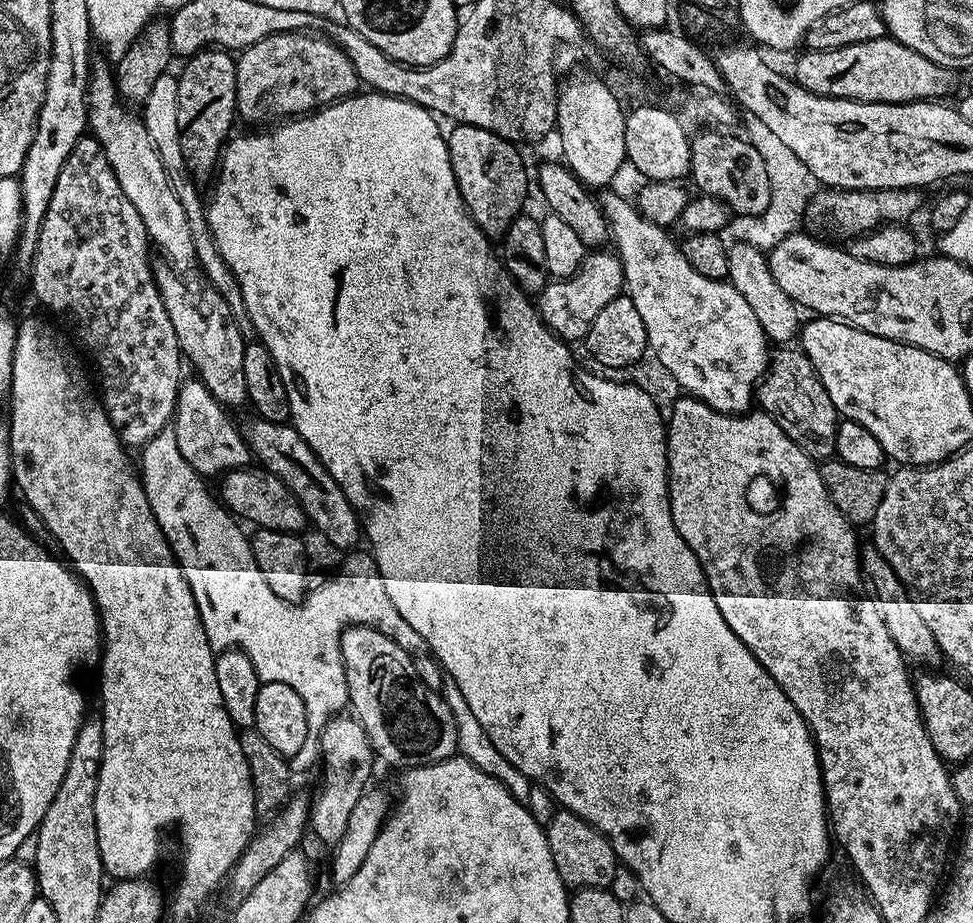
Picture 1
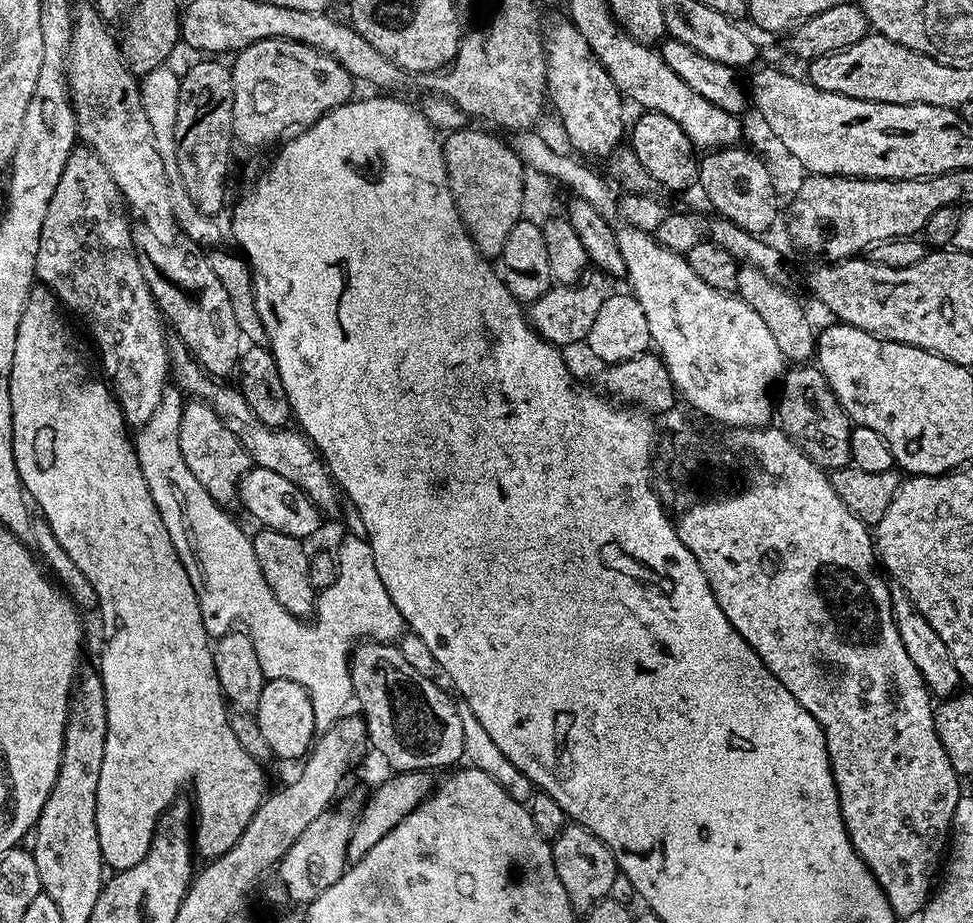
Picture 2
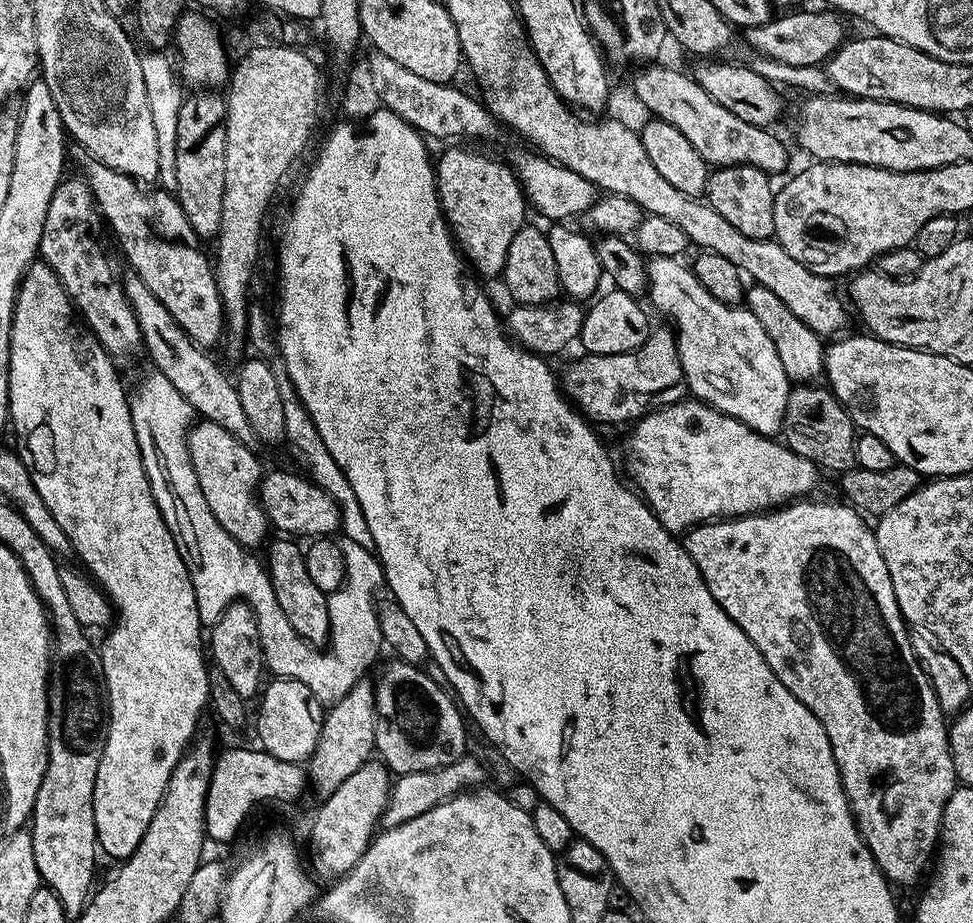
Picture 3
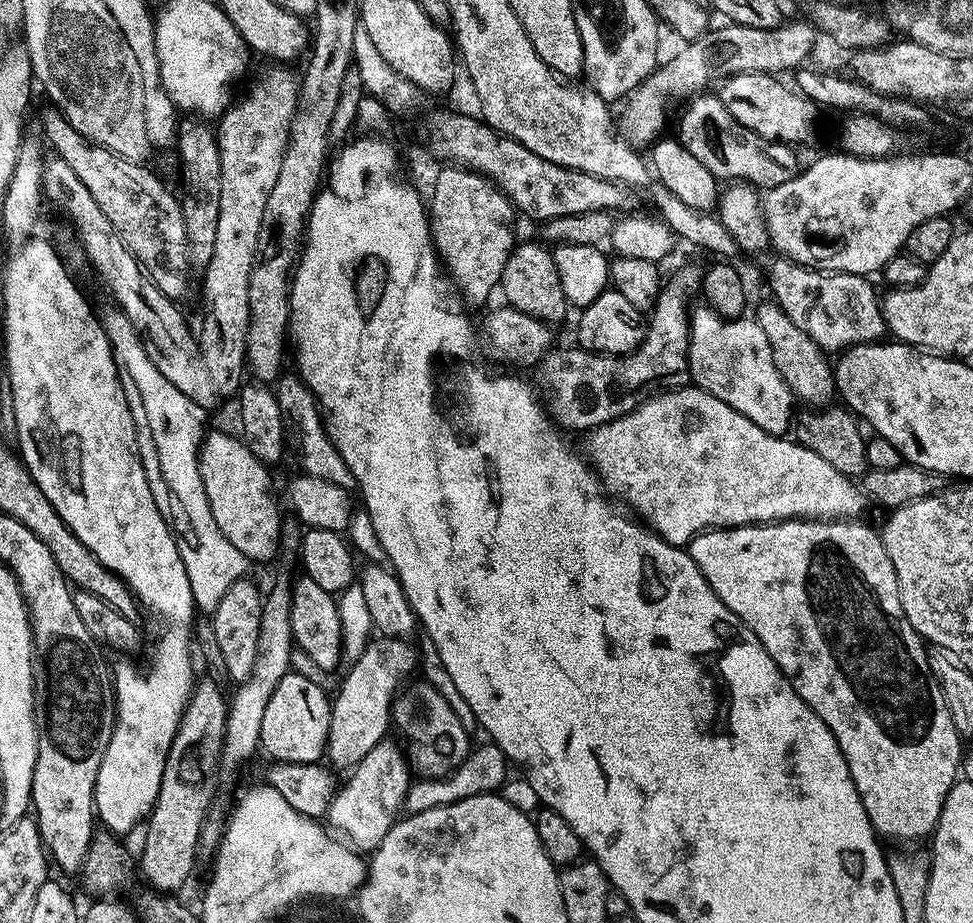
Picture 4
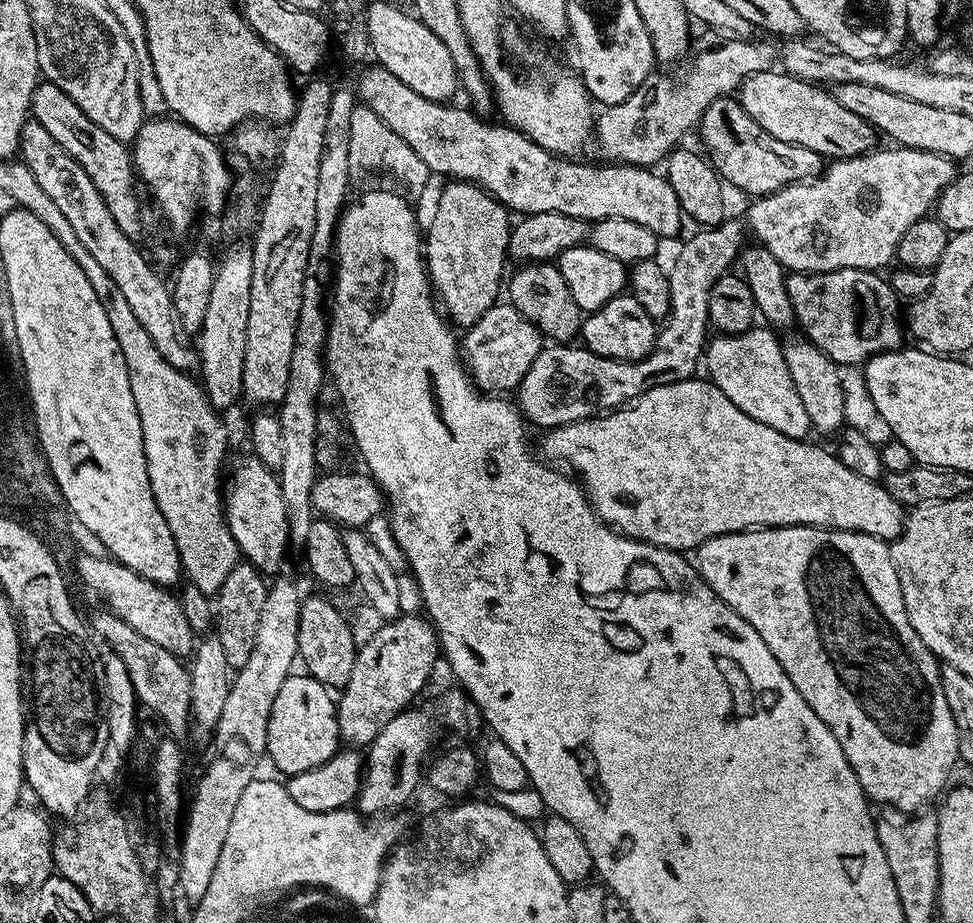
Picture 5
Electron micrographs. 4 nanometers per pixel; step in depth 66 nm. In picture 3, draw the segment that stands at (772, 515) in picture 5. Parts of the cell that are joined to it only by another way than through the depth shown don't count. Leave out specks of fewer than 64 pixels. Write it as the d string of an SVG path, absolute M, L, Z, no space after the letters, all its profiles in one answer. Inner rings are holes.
M685 398L682 400L679 400L676 404L667 404L665 408L658 408L655 412L650 412L648 415L643 416L641 420L635 421L631 425L632 433L628 436L628 472L626 468L626 476L629 481L634 485L637 492L640 493L641 496L644 497L644 501L646 501L652 508L653 514L656 515L658 518L658 522L662 522L662 526L664 529L668 532L671 532L673 534L684 534L687 533L689 528L696 527L697 524L703 524L705 522L715 522L721 518L735 518L737 516L751 516L753 512L767 512L773 508L778 508L786 504L791 504L793 501L795 501L797 498L808 498L813 495L812 492L816 488L816 483L819 482L820 476L822 477L821 469L816 467L816 463L812 460L807 460L806 458L802 458L798 455L797 452L792 451L791 448L788 447L787 444L781 442L779 439L776 438L769 438L766 436L763 436L762 434L758 434L757 432L752 431L752 428L750 426L746 426L742 422L738 422L734 417L727 416L726 414L722 414L717 410L716 408L710 407L709 404L703 404L701 400L695 399L695 398Z

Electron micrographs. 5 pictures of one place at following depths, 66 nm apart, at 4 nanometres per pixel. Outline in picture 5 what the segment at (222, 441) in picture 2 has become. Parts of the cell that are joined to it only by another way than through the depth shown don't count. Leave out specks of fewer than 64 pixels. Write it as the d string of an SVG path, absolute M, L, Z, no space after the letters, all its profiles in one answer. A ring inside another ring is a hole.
M245 456L232 472L232 481L228 484L228 492L226 488L226 499L222 504L222 516L234 542L240 547L241 557L261 572L272 574L283 562L284 551L290 548L286 502L282 498L279 475L255 456Z

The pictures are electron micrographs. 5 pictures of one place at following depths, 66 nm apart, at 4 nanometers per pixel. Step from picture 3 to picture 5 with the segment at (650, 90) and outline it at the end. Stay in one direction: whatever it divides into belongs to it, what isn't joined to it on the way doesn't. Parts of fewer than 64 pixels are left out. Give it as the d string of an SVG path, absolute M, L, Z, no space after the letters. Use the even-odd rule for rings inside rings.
M736 98L713 102L700 117L699 132L704 139L703 151L712 167L720 173L723 183L733 184L748 198L769 196L791 184L811 180L822 171L822 158L814 150L790 142L778 142L778 138L766 134L766 130L746 114Z

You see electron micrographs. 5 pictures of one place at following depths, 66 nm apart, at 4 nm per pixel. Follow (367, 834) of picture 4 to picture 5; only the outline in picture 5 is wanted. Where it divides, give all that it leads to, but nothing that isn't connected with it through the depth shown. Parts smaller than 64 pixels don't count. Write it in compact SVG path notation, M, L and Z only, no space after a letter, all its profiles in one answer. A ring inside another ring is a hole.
M409 707L390 718L390 722L382 726L378 738L374 738L367 749L364 782L360 785L358 797L361 813L387 813L384 812L387 808L396 808L406 803L415 794L416 787L422 784L422 773L429 759L428 751L436 740L436 716L424 708L416 707Z

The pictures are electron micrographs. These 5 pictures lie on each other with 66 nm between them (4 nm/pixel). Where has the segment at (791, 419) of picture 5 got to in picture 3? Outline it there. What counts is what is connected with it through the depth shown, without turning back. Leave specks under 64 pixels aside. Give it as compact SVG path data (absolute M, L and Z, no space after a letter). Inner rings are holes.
M670 256L651 257L646 264L648 270L646 296L647 299L652 299L653 306L656 307L662 315L672 316L673 322L671 321L671 323L674 325L676 345L678 346L678 358L682 362L682 374L684 375L684 383L687 391L691 393L695 399L701 400L703 404L709 404L710 407L716 408L722 414L732 416L738 422L750 426L752 431L769 438L775 437L784 426L784 415L786 414L786 402L788 401L788 393L790 391L790 381L786 370L782 370L782 362L778 358L778 350L774 350L774 342L770 342L770 334L766 334L762 322L758 322L758 318L754 318L754 314L750 314L747 307L718 302L718 298L714 298L714 294L710 294L710 290L706 290L706 286L702 286L702 282L698 282L698 278L692 273L691 267L689 267L687 263L680 263L684 262Z

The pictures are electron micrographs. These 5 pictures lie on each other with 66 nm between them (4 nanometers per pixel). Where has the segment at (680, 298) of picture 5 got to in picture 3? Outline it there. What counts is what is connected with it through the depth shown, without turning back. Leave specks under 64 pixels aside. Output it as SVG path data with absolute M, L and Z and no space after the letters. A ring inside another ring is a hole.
M653 327L642 346L622 354L580 354L565 366L564 376L562 372L562 391L577 412L597 425L627 425L667 404L676 404L685 399L686 385L675 331L671 327Z

